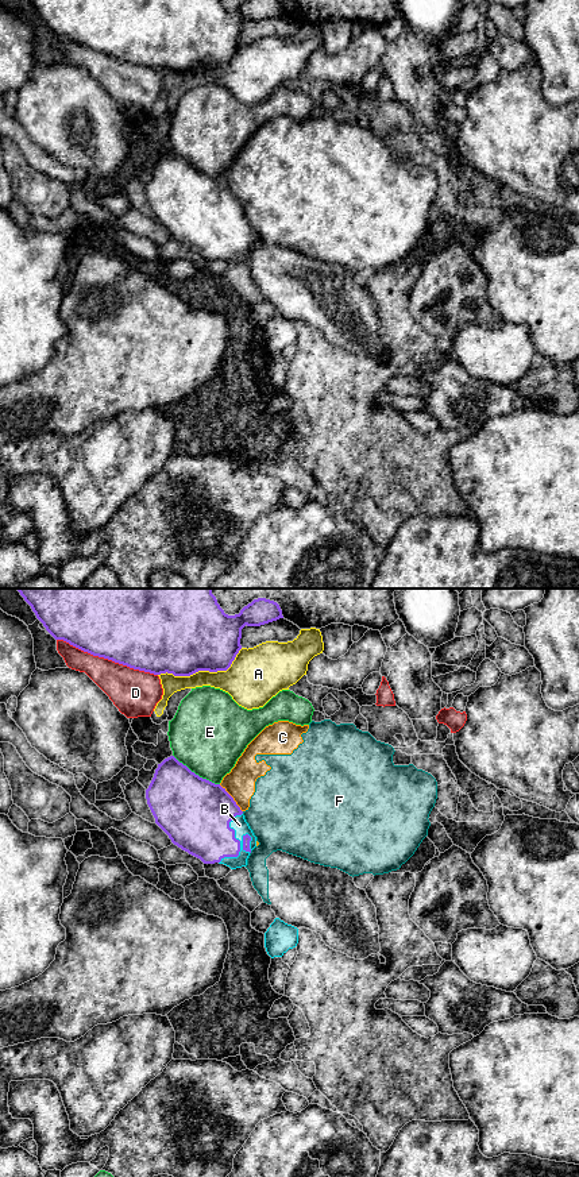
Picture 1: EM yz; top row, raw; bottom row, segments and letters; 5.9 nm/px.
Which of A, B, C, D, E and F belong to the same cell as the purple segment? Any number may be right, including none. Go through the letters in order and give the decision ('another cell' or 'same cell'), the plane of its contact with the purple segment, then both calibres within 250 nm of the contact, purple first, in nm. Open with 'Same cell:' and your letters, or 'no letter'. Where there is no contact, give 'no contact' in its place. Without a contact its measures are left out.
Same cell: B
A: another cell | yz | 420/240 nm
B: same cell | yz | 340/90 nm
C: another cell | yz | 420/180 nm
D: another cell | yz | 380/260 nm
E: another cell | yz | 420/460 nm
F: another cell | no contact

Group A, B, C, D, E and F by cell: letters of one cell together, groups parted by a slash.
A / B / C F / D / E

